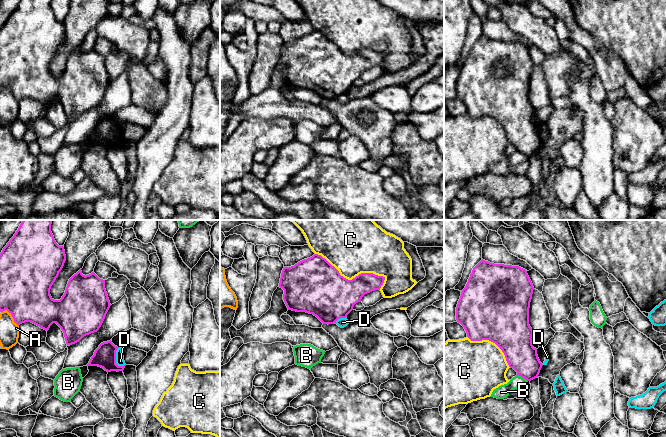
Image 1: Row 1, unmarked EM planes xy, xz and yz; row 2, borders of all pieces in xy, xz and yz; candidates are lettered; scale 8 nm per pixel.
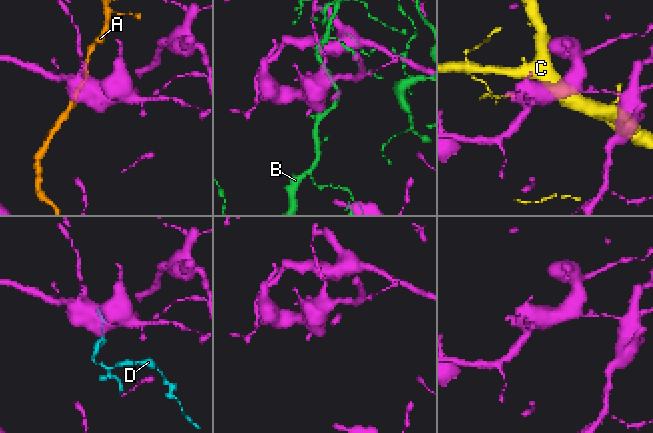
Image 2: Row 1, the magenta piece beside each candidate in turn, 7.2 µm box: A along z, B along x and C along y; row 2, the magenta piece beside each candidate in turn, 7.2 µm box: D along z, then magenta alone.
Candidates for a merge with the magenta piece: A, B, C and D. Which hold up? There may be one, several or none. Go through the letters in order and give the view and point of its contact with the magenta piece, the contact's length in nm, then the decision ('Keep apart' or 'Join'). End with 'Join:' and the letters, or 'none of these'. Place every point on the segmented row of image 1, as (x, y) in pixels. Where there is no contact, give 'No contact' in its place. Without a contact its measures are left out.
A: Touches magenta at xy (12, 316). Shared border 190 nm. Keep apart
B: Touches magenta at yz (522, 377). Shared border 110 nm. Keep apart
C: Touches magenta at xz (352, 279). Shared border 600 nm. Keep apart
D: Touches magenta at xy (115, 359). Shared border 170 nm. Keep apart
Join: none of these

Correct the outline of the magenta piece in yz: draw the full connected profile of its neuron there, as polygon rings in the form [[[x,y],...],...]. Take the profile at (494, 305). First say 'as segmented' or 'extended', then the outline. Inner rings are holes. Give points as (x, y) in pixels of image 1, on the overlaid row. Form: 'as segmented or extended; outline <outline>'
as segmented; outline [[[482,259],[473,268],[456,307],[456,320],[464,327],[467,337],[471,341],[489,340],[495,343],[504,353],[509,367],[527,381],[537,378],[543,366],[538,358],[537,349],[532,345],[533,330],[529,325],[533,290],[533,284],[525,269],[519,266],[494,264]]]

